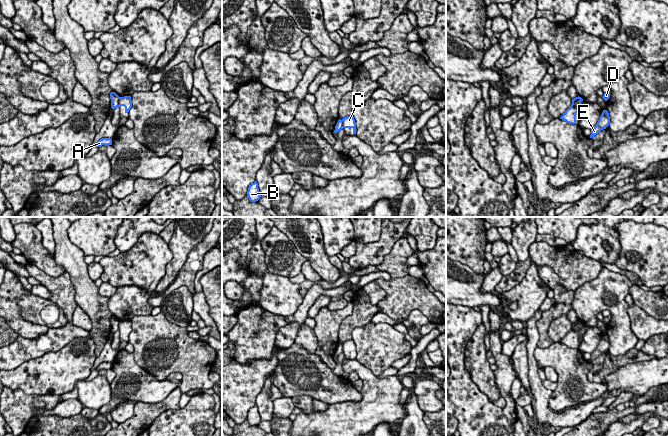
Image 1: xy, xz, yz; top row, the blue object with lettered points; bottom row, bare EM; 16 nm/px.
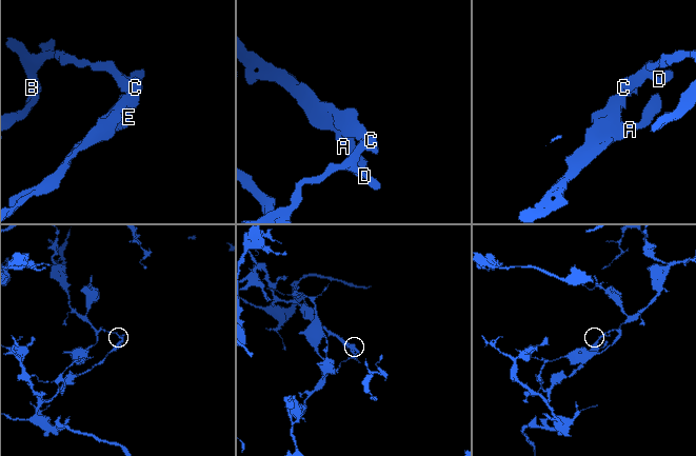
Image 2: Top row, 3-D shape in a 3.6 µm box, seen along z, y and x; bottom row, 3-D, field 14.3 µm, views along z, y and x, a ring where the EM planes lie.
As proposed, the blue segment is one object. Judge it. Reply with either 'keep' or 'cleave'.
cleave

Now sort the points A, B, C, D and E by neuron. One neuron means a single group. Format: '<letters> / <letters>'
A C E / B D

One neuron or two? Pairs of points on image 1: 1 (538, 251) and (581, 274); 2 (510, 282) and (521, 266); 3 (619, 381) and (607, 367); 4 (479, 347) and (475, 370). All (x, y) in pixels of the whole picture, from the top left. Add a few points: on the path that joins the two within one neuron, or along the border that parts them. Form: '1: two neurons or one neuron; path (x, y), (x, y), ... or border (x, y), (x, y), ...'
1: one neuron; path (549, 255), (557, 257), (570, 266)
2: one neuron; path (514, 278), (520, 270)
3: two neurons; border (633, 362), (626, 363), (609, 373), (601, 383)
4: one neuron; path (476, 353), (476, 364)

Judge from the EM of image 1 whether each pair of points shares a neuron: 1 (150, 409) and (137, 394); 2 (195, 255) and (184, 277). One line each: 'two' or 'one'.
1: two
2: one

